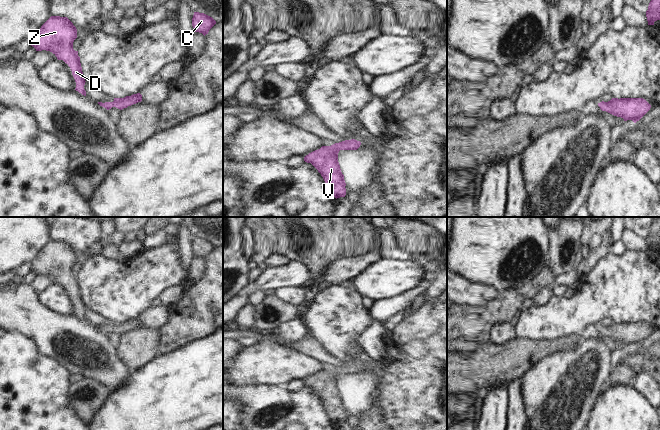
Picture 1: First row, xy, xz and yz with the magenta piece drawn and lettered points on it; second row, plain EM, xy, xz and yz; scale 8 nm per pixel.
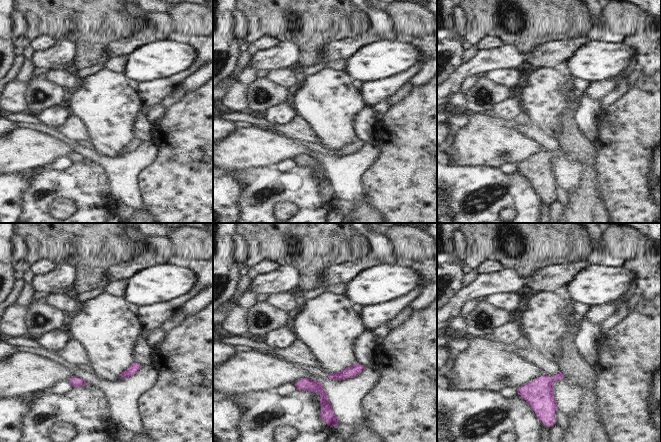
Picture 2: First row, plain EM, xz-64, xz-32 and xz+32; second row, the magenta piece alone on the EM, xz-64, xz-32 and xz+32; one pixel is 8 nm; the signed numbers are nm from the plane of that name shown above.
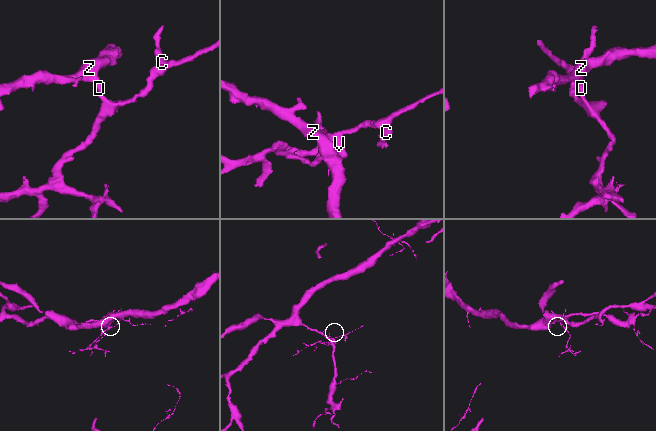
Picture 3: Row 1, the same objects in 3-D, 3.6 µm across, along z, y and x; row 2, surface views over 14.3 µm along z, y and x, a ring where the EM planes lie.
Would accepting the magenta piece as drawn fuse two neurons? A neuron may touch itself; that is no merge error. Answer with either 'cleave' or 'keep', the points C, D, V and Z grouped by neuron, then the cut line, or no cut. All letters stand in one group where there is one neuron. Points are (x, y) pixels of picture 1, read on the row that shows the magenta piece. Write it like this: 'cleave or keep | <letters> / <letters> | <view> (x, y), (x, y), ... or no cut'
keep | C D V Z | no cut

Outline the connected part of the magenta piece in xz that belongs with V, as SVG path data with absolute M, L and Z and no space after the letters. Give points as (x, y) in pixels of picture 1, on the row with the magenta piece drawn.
M355 139L345 140L331 146L322 146L304 157L305 162L311 163L318 170L336 199L346 195L346 183L338 162L338 153L340 150L357 150L360 145L361 142Z

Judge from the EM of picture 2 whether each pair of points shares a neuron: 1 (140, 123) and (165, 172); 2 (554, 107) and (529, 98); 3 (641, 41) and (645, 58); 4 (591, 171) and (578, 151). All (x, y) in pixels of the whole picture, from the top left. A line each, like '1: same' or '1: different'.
1: different
2: same
3: same
4: same

